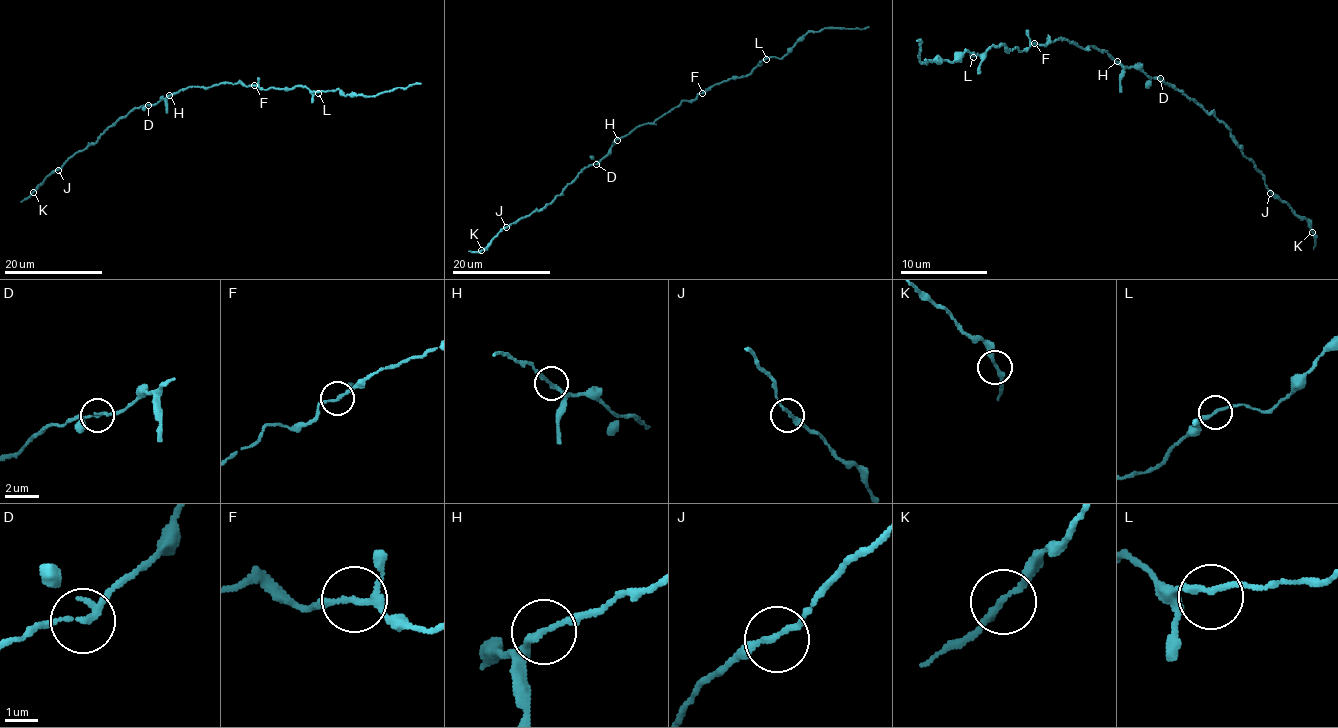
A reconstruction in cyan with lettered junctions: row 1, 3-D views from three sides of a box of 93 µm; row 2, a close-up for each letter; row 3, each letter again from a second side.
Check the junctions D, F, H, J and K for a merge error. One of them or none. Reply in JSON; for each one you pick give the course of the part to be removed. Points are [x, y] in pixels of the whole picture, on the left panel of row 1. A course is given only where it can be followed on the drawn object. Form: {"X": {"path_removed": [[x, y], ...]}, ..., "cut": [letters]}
{"cut": []}

